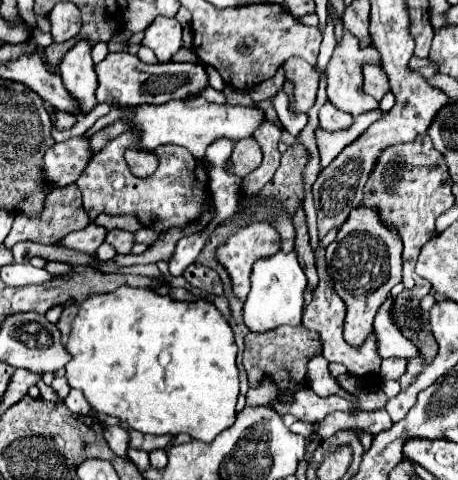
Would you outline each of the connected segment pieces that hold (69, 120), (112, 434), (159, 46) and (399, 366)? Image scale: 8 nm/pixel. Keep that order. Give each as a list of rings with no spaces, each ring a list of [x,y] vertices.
[[[54,110],[56,112],[56,128],[58,130],[68,130],[76,124],[76,116],[70,114],[70,112],[60,112],[60,110]]]
[[[106,426],[104,428],[104,438],[108,442],[108,446],[112,448],[114,446],[114,452],[120,456],[120,458],[128,458],[128,432],[122,430],[120,426]]]
[[[156,18],[142,40],[144,46],[152,48],[158,56],[158,62],[170,62],[174,52],[180,50],[182,26],[176,18]]]
[[[384,358],[382,368],[380,368],[380,376],[384,380],[400,378],[402,372],[406,370],[406,362],[408,362],[408,358]]]

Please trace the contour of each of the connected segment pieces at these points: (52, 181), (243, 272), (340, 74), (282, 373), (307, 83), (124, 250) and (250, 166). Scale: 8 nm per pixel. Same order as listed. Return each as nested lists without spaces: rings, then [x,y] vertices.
[[[82,136],[56,142],[48,152],[44,152],[42,178],[50,188],[64,188],[80,178],[90,160],[92,152],[88,148],[88,140]]]
[[[254,222],[232,234],[216,248],[216,260],[226,268],[232,280],[232,292],[238,300],[246,300],[250,288],[252,264],[280,250],[278,232],[266,222]]]
[[[344,32],[342,42],[336,46],[330,64],[326,68],[326,82],[328,82],[328,100],[342,112],[348,112],[352,116],[360,116],[360,112],[370,112],[372,108],[378,108],[378,102],[364,94],[362,90],[362,66],[364,64],[376,64],[380,66],[380,52],[370,44],[368,48],[360,48],[360,42],[350,34]]]
[[[280,326],[272,332],[264,334],[246,334],[244,338],[244,354],[242,364],[248,372],[248,384],[250,388],[260,386],[264,378],[270,378],[278,386],[278,394],[294,394],[302,388],[310,388],[308,380],[308,362],[318,356],[322,350],[320,336],[316,332],[300,326]]]
[[[292,58],[284,64],[284,76],[290,84],[294,84],[294,102],[290,104],[290,112],[300,114],[308,112],[308,108],[316,100],[316,90],[318,90],[318,72],[300,58]]]
[[[110,230],[106,236],[106,242],[110,242],[118,254],[132,254],[134,234],[126,230]]]
[[[248,138],[236,142],[232,156],[226,162],[226,170],[240,178],[246,178],[250,172],[254,172],[260,166],[260,162],[262,162],[262,150],[254,140]]]

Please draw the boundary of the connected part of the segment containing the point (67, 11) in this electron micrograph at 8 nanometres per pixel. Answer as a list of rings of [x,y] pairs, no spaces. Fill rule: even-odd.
[[[72,2],[56,4],[48,20],[52,24],[50,34],[54,42],[66,42],[80,32],[80,10]]]

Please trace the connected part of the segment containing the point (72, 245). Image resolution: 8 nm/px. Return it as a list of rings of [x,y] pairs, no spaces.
[[[90,222],[88,228],[82,228],[78,232],[72,232],[68,234],[62,244],[70,250],[78,250],[78,252],[86,252],[86,254],[94,254],[98,250],[98,246],[104,242],[104,236],[106,236],[106,228]]]

